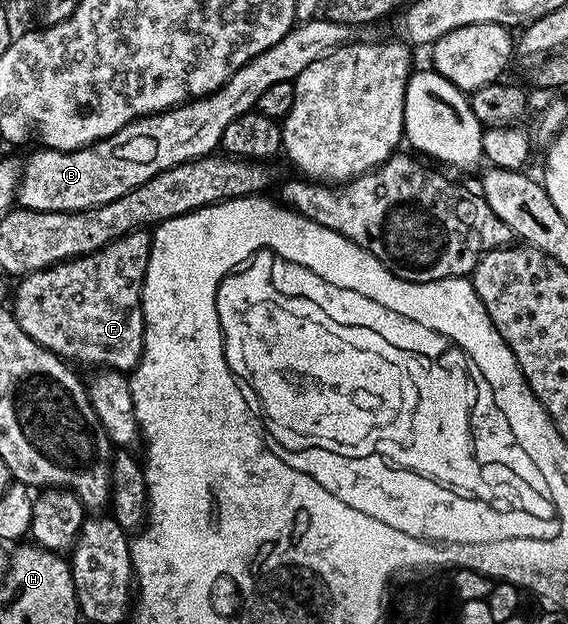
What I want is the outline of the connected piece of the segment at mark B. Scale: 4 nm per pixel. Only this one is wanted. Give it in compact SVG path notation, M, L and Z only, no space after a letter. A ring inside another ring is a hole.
M315 17L308 23L297 22L282 41L255 55L211 95L187 100L156 115L144 115L118 129L118 133L88 147L79 147L77 151L39 149L28 160L23 160L19 206L35 211L85 211L130 193L130 189L174 165L213 154L220 147L226 125L230 125L234 117L242 117L242 113L253 110L270 85L295 81L306 65L314 65L322 56L353 42L356 34L357 28L327 17Z

